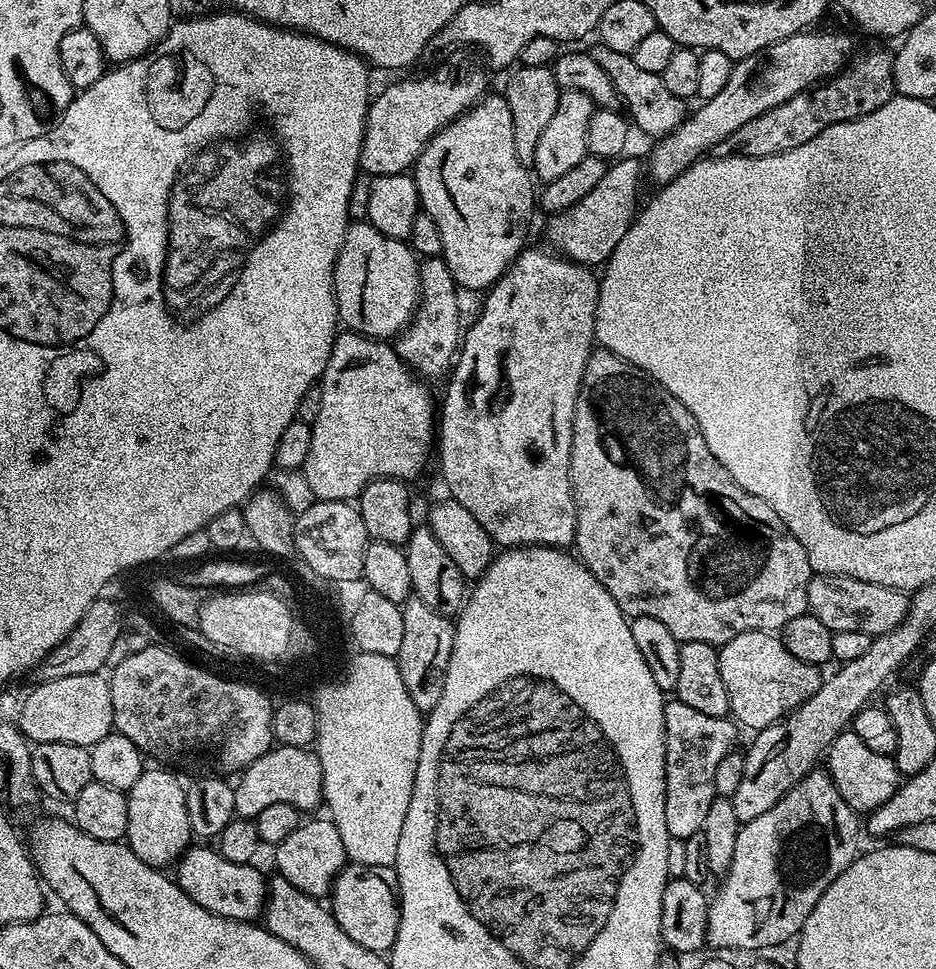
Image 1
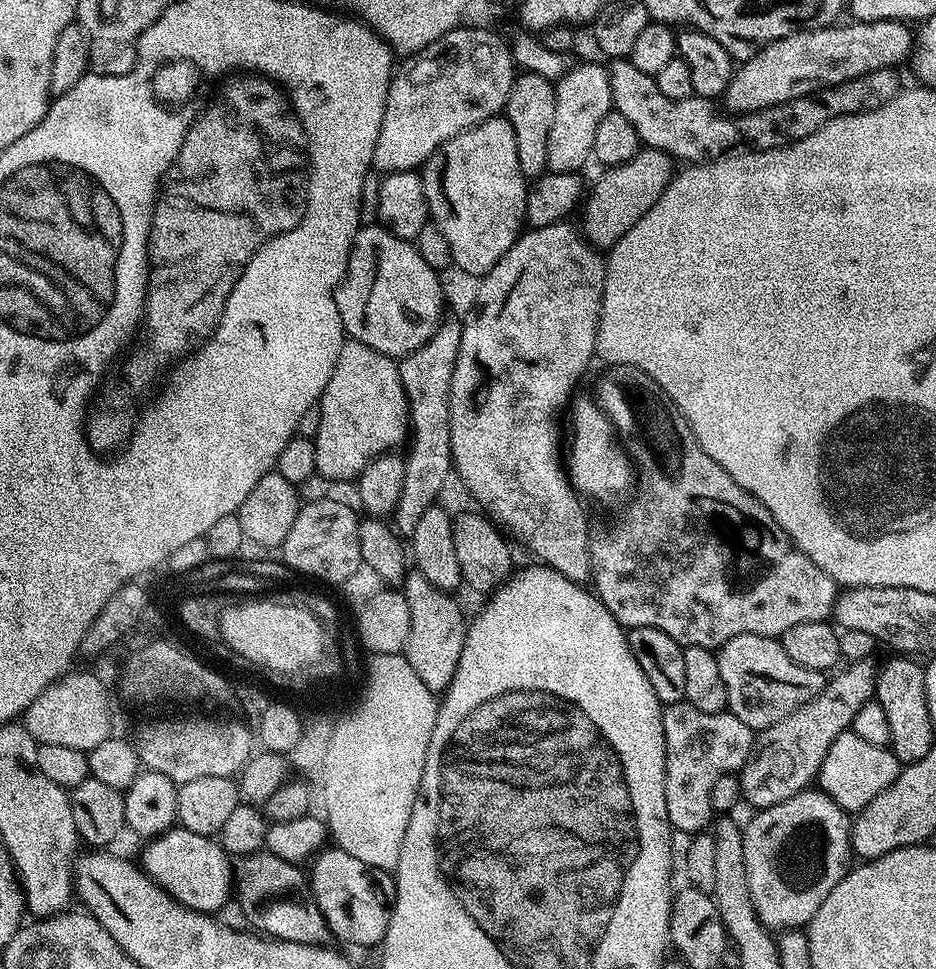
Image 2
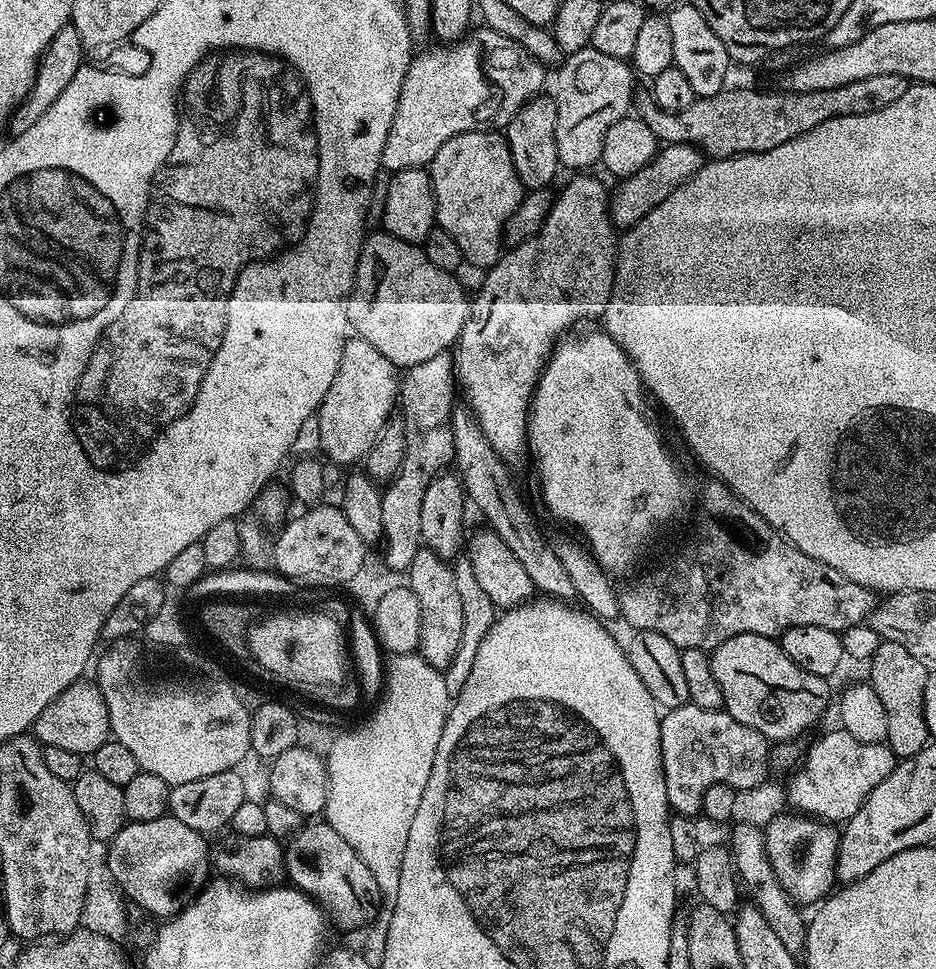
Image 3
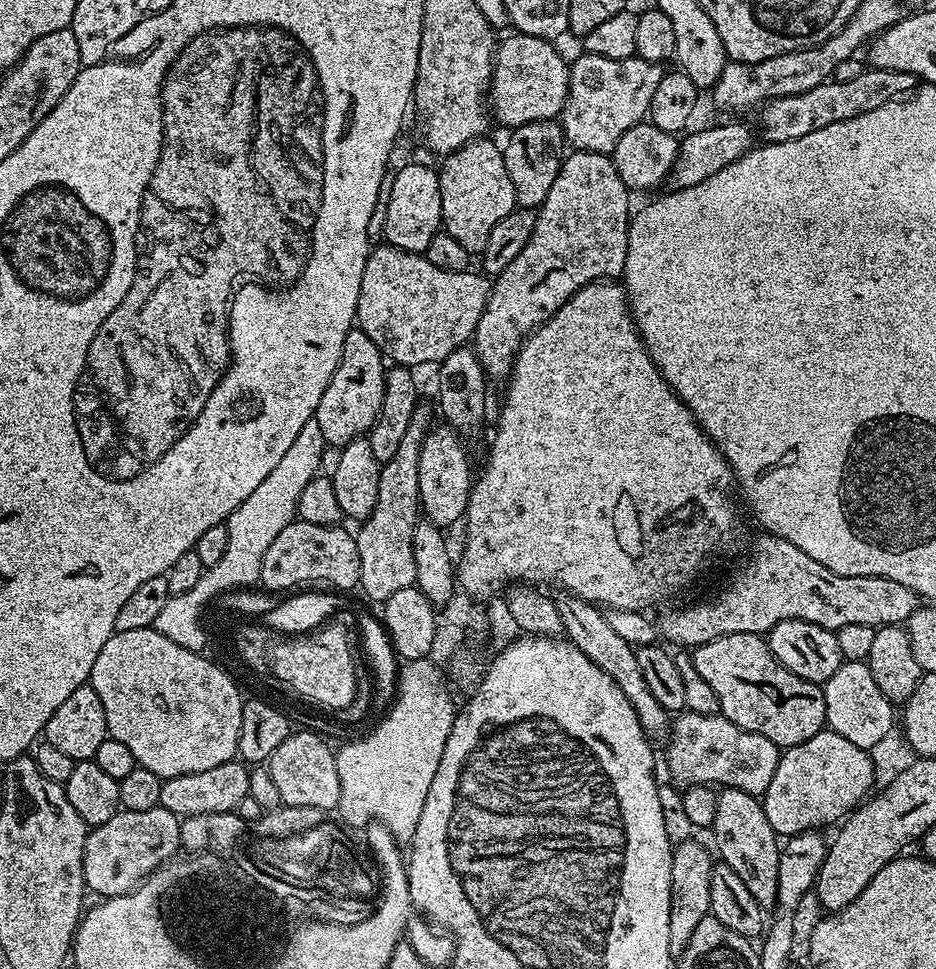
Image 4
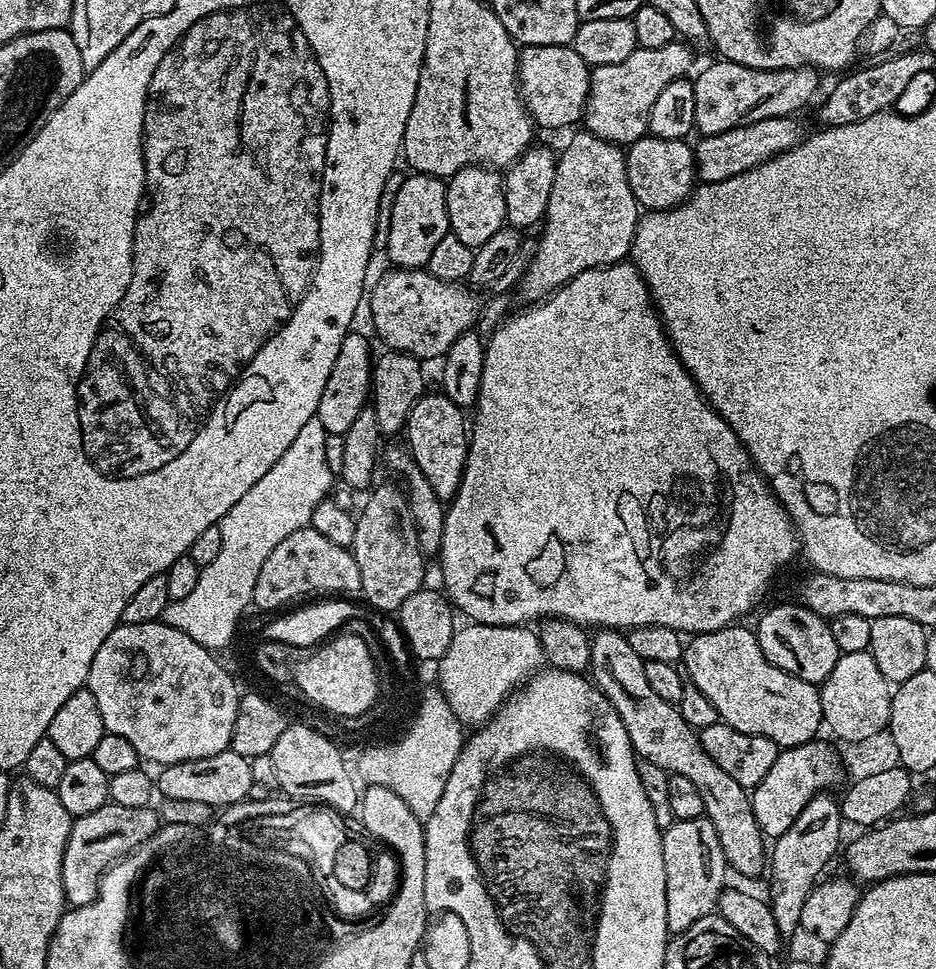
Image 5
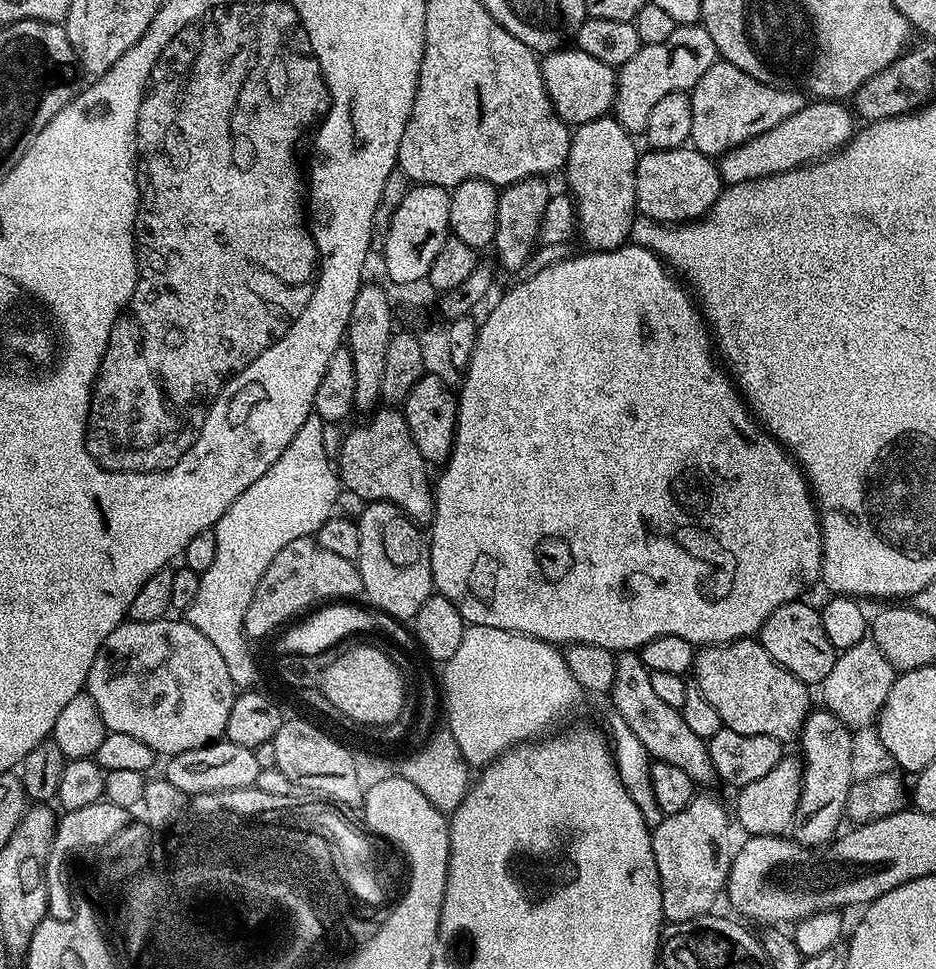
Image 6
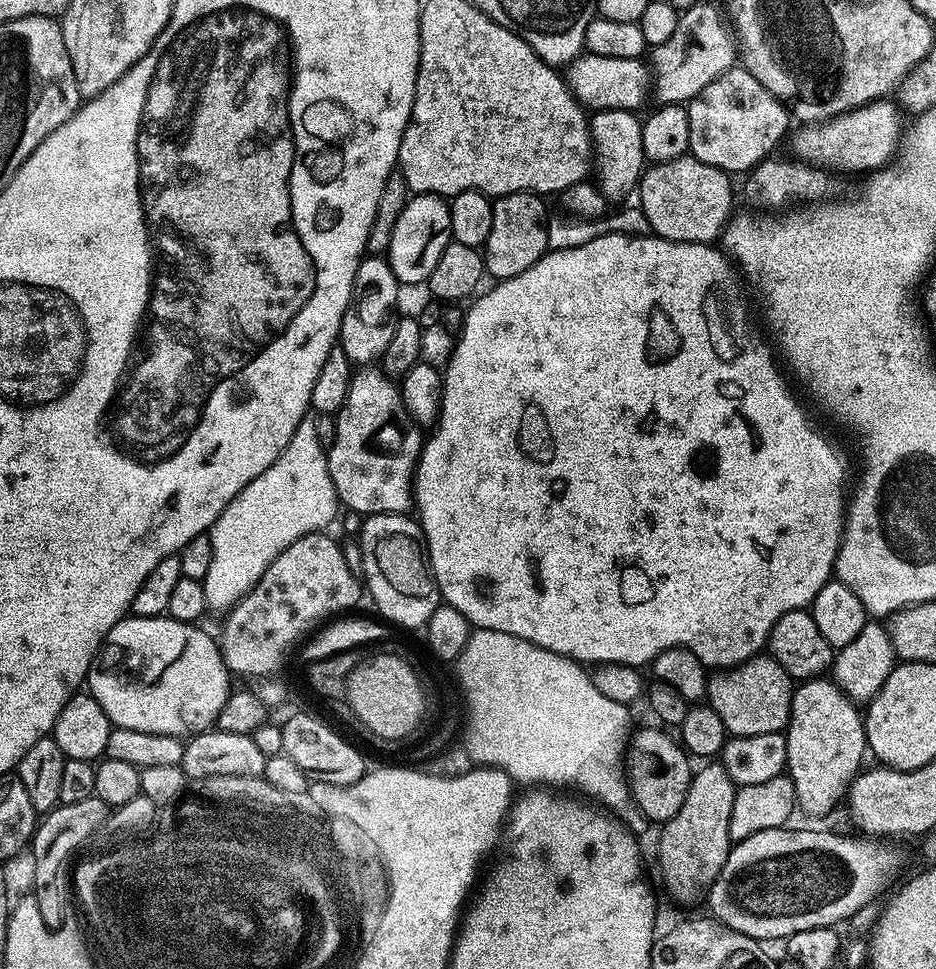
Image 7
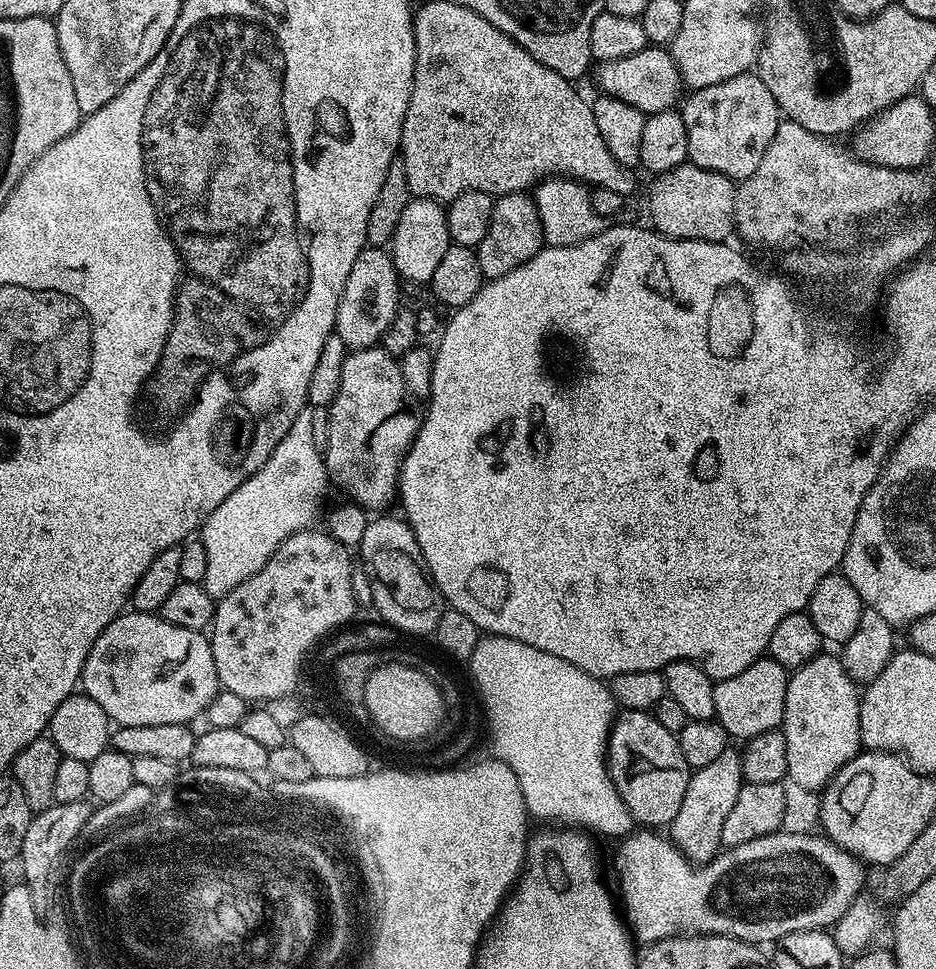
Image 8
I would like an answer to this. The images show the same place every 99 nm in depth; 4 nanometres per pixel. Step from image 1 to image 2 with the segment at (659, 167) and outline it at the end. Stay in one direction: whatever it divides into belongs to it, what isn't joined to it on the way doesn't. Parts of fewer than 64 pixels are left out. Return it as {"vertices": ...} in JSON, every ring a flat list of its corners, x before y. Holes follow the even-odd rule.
{"vertices":[[899,20,847,23,795,32,773,44,765,44,733,71,726,93,729,106,738,114,760,112,782,102,811,96,822,88,862,78,874,70,896,68,913,55,914,32,908,29,911,27,907,23]]}

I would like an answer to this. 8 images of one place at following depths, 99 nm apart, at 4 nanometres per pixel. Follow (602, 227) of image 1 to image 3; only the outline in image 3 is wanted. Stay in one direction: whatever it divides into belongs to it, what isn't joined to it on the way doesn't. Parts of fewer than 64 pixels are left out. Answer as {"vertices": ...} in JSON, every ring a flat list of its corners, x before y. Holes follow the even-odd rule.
{"vertices":[[664,144,657,151,656,157,642,170,638,170,633,176,623,177,617,183,620,185,616,192,614,188,610,196,612,223,620,230,633,228,639,220,646,218,646,214,650,214,650,210,654,210,654,206,658,206,658,202,666,202,666,198,670,198,670,194,674,194,678,186,685,184,704,163,706,160,701,149,693,144]]}

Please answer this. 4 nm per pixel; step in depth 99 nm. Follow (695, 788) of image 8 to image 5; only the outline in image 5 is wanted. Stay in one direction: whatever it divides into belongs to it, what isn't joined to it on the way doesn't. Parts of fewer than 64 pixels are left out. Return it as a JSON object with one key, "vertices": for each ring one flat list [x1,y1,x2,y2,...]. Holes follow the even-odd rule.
{"vertices":[[707,816,689,820,673,819,670,827,662,832,662,862,666,862,666,922,669,933,685,932,698,922,698,918,706,918,717,911,720,894,726,887,724,875,729,875,730,865,722,850,722,842,718,842,718,830,714,830,714,822]]}

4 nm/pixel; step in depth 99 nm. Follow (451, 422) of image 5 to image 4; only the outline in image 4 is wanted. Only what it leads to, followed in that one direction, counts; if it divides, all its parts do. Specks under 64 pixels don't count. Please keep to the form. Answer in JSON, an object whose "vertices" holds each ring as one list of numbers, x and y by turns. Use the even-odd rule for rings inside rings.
{"vertices":[[444,422,437,423,429,427,418,458,418,490,423,515,445,530,451,529,451,524,459,525,463,521,474,483,474,468,472,472,468,452,459,439,463,440,455,429]]}

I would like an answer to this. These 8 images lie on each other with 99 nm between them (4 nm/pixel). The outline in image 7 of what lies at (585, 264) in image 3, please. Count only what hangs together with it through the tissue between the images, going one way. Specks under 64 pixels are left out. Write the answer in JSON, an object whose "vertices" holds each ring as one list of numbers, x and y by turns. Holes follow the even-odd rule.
{"vertices":[[627,108,593,111,590,116,590,137,594,157,594,176,600,179,598,189,608,202,624,200,637,191,640,177,646,167,642,150,641,117]]}

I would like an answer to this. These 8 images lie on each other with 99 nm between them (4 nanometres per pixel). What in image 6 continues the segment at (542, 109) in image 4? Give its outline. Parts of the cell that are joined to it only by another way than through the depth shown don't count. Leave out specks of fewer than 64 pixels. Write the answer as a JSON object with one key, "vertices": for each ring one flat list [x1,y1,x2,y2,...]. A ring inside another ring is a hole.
{"vertices":[[565,46,547,53,540,60,540,69,554,110,569,126,579,126,599,116,607,116,615,105,617,69,606,62,598,62,598,58,590,58,590,54,578,47]]}

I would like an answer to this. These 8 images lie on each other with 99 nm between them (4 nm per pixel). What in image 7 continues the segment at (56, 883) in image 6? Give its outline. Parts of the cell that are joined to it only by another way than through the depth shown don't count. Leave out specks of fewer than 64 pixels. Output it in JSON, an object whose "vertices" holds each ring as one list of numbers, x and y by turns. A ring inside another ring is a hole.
{"vertices":[[94,794,82,802,70,802,60,804,47,813,37,823,30,841,32,857,36,859,36,883,34,885,34,903,37,912,42,914,42,922,50,929,58,928,66,919,66,907,64,908,64,892,60,888,52,888,56,879,60,876,60,867,64,859,79,846,83,840,91,838,103,825,110,815,107,804,103,804]]}

